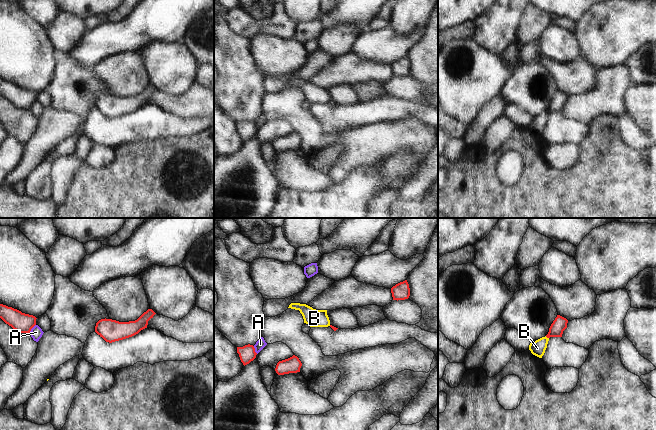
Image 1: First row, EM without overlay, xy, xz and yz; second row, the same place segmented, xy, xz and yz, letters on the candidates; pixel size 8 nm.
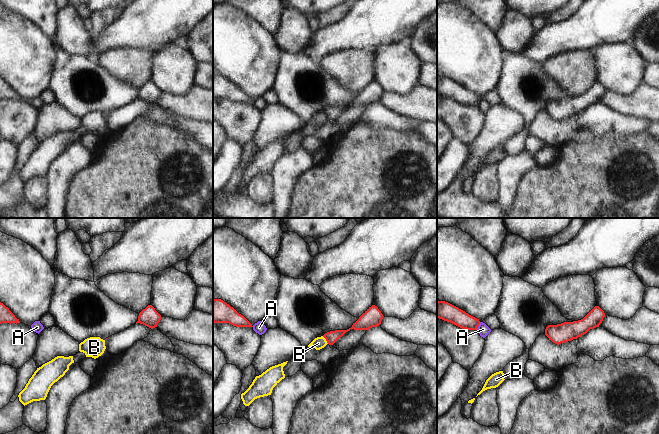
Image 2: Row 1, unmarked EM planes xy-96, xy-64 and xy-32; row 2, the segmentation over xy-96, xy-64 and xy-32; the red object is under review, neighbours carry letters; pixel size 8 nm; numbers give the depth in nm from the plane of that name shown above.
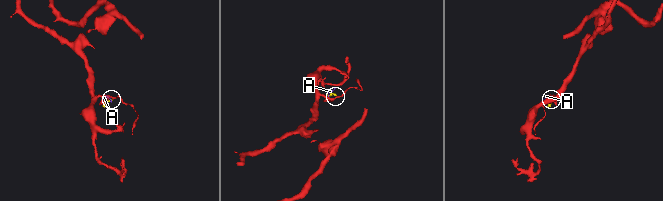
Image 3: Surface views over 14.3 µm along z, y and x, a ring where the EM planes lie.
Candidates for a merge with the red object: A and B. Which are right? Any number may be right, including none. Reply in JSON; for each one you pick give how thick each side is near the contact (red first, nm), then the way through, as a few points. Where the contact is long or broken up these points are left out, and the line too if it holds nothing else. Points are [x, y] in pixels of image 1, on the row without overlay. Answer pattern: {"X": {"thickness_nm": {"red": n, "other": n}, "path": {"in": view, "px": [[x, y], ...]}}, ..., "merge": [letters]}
{"merge": []}

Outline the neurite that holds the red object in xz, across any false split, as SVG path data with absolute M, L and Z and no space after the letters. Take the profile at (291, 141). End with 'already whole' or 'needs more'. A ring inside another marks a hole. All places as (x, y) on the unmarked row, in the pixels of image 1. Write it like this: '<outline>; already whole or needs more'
M295 131L292 133L279 137L276 141L275 147L278 151L300 148L302 142L301 137Z; already whole

